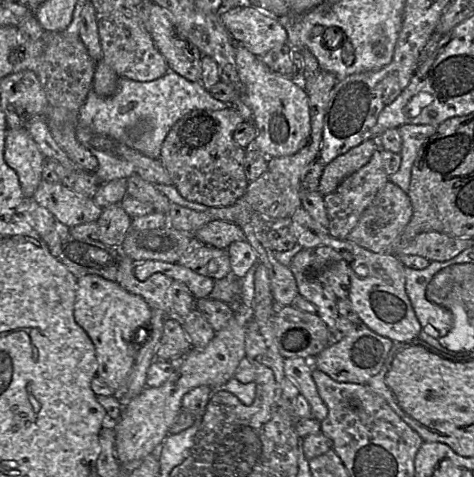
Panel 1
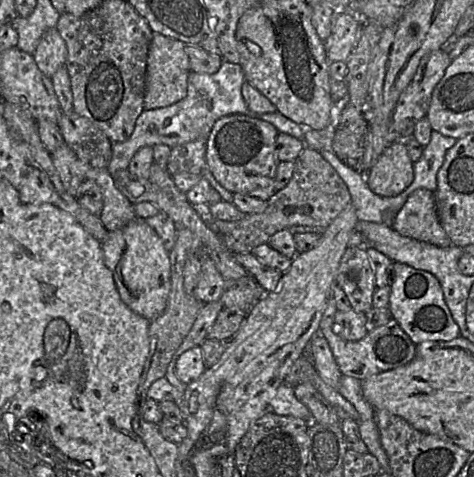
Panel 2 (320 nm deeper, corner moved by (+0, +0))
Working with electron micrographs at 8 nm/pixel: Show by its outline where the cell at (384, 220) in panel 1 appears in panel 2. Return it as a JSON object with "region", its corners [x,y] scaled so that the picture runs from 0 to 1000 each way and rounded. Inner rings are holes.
{"region":[[[897,394],[873,398],[831,451],[825,476],[844,493],[918,516],[954,514],[922,447],[916,403]]]}

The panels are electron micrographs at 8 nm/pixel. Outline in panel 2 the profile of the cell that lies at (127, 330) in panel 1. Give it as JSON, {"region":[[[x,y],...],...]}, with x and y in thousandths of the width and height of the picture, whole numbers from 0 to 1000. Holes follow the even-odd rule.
{"region":[[[285,455],[266,474],[228,484],[224,501],[215,505],[215,528],[222,556],[238,574],[257,631],[278,652],[316,673],[333,665],[352,639],[361,608],[361,549],[357,526],[350,524],[329,484],[308,468],[306,459]]]}

